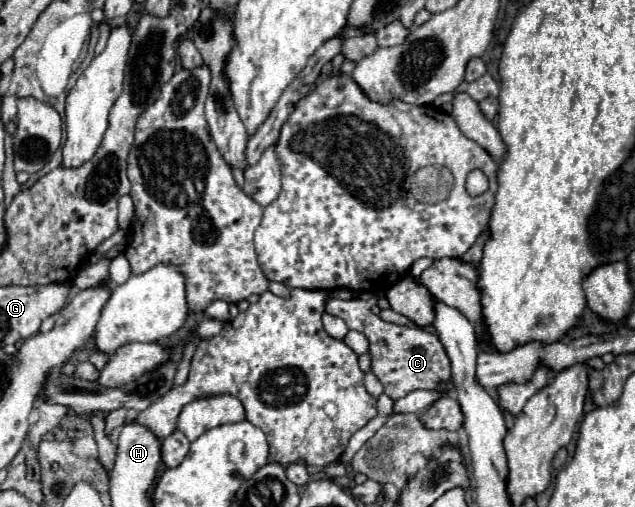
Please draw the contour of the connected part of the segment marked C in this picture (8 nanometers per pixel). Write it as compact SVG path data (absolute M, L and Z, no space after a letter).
M384 292L375 294L375 298L367 301L363 299L350 299L350 301L328 299L326 313L344 319L350 329L356 329L368 337L370 357L372 357L372 373L384 385L384 393L392 399L400 399L416 389L436 389L436 383L440 383L440 379L452 379L450 359L436 335L426 333L424 329L418 329L418 327L402 327L402 325L386 323L378 315L372 313L372 307L377 305L382 296L385 296Z

